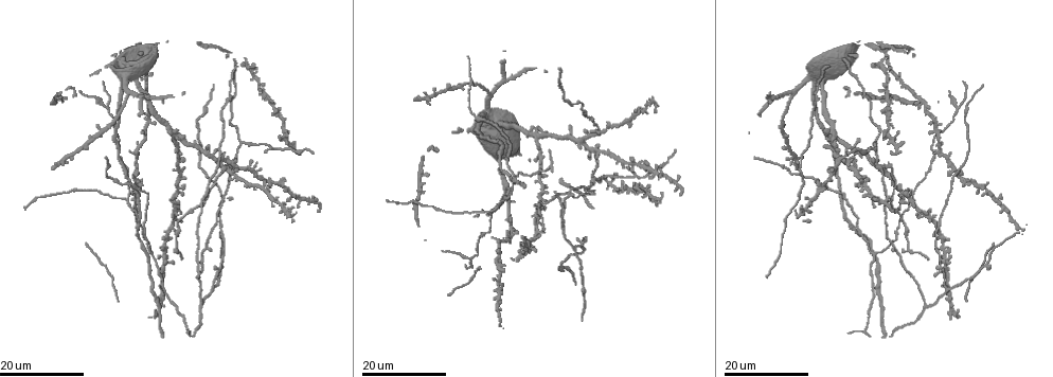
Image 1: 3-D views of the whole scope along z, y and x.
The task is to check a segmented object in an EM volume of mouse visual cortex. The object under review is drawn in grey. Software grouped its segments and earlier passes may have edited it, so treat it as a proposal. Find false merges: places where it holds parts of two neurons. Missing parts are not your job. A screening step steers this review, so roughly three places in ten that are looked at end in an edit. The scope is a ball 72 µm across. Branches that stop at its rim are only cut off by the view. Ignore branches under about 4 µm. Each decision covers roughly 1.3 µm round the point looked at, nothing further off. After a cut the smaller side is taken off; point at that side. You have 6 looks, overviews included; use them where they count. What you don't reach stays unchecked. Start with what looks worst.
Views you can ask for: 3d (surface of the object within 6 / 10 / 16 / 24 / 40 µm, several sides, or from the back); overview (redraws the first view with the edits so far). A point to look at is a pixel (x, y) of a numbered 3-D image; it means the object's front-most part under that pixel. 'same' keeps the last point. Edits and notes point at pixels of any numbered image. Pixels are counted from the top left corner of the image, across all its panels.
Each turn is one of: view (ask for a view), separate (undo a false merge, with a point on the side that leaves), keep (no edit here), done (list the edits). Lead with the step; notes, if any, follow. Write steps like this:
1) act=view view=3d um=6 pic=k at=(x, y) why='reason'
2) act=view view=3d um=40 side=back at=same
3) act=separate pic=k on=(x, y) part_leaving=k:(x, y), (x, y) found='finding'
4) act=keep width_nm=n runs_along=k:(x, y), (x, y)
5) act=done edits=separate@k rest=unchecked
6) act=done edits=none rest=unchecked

act=view view=3d um=24 pic=1 at=(107, 108) why='two arms in line, one across'

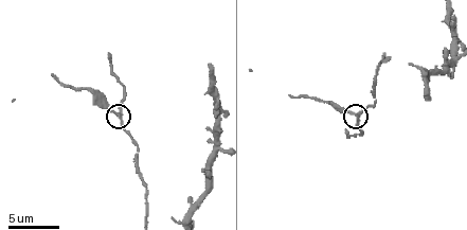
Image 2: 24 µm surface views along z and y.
act=view view=3d um=10 pic=2 at=(122, 114)

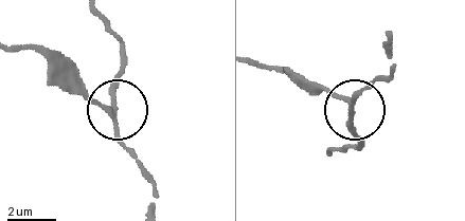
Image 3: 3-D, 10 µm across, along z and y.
act=separate pic=3 on=(90, 96) width_nm=160 part_leaving=3:(111, 114), (83, 98), (40, 56), (16, 50) found='two neurons meet here'

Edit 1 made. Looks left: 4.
act=view view=3d um=16 pic=1 at=(592, 181) why='arms part here'

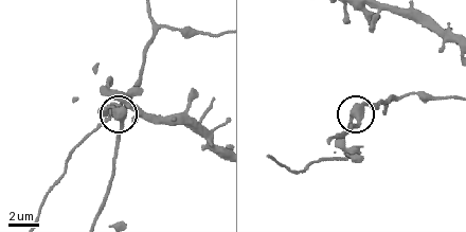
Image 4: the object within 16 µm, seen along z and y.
act=view view=3d um=6 pic=4 at=(360, 113) why='zoom in'

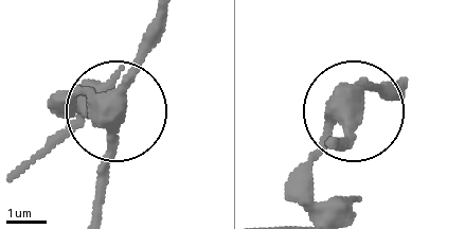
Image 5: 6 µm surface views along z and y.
act=keep found='one neuron here'

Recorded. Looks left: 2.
act=done edits=separate@3 rest=unchecked

